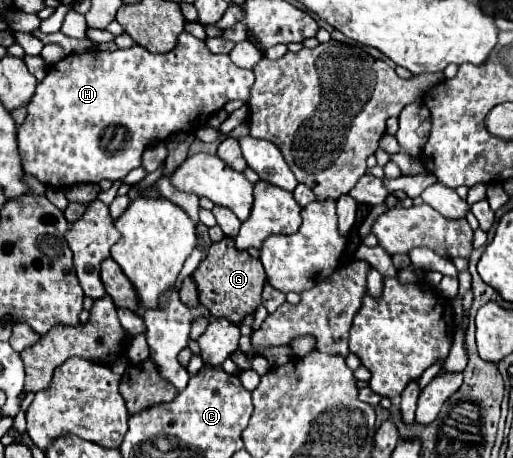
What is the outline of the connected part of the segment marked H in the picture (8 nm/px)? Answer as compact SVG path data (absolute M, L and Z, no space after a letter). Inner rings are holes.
M181 33L179 45L169 53L149 53L135 45L113 53L91 49L67 55L49 69L27 103L27 117L17 129L17 137L21 137L23 169L55 189L67 189L75 183L99 183L103 179L119 181L141 165L141 155L147 145L165 141L171 133L197 131L213 113L223 109L227 101L247 101L253 83L253 71L241 71L229 55L211 53L203 41L189 37L189 33Z

